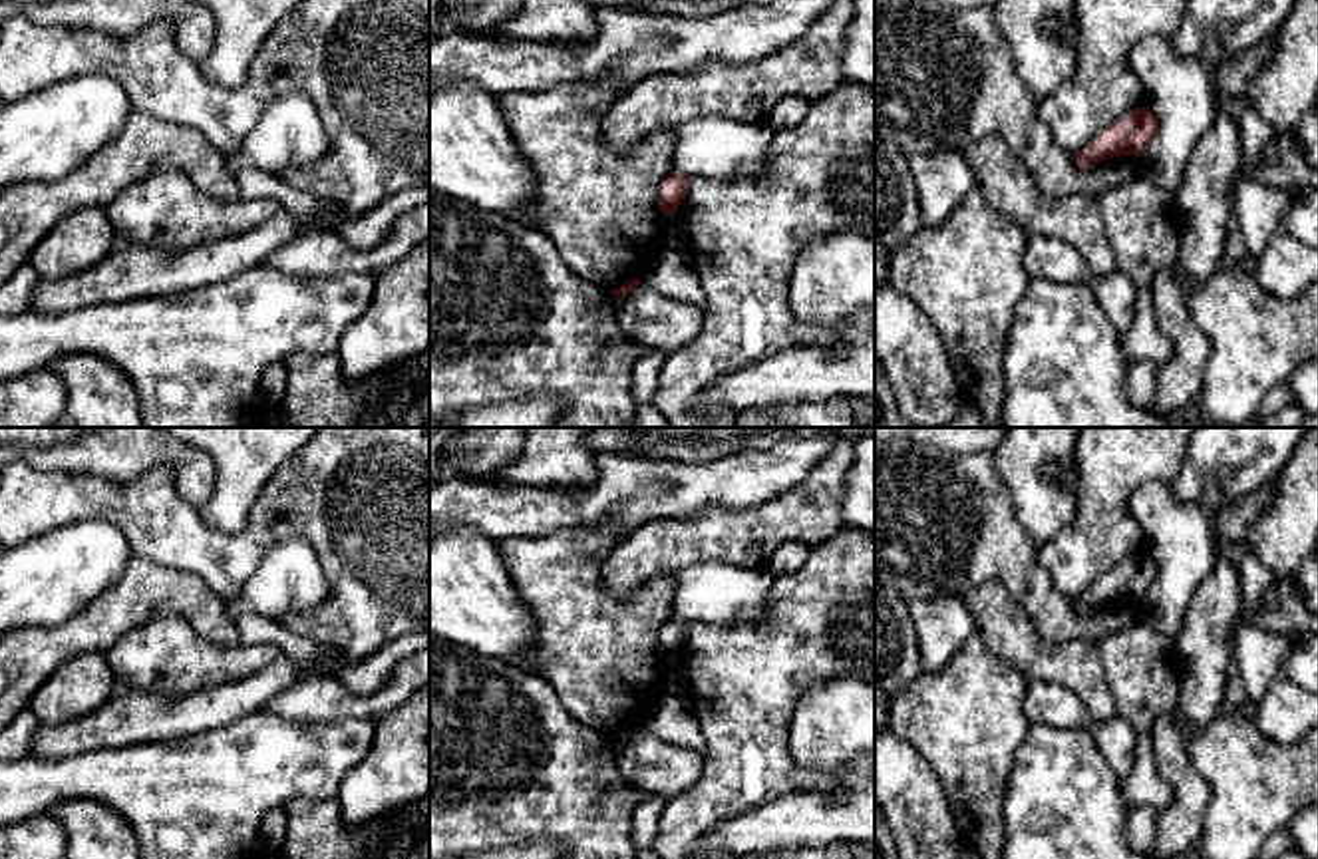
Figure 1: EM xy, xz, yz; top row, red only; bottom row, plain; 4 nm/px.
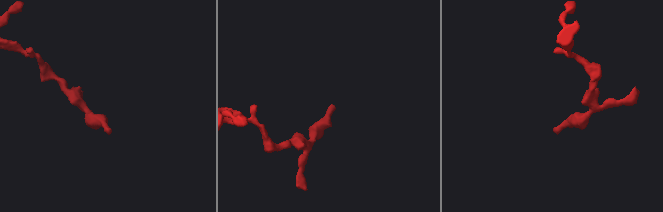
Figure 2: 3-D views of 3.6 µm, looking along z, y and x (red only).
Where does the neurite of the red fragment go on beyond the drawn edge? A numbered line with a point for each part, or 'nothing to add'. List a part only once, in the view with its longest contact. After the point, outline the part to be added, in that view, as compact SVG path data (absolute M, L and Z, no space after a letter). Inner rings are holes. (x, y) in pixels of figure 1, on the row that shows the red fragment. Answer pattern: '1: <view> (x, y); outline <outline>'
1: xz (714, 148); outline M718 115L694 117L674 131L674 171L716 181L757 177L773 139L765 123L736 123Z

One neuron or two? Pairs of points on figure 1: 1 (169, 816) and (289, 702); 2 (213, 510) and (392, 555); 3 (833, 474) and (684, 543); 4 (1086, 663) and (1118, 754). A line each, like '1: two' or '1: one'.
1: two
2: two
3: one
4: two

